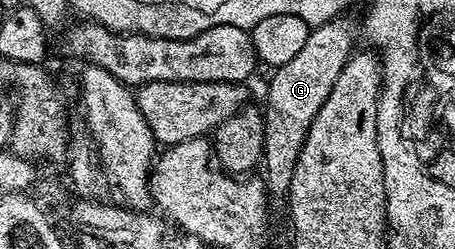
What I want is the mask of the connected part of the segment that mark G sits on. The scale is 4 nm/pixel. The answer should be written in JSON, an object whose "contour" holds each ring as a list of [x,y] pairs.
{"contour":[[[338,17],[312,28],[307,41],[303,41],[303,49],[299,49],[295,57],[284,60],[269,83],[269,108],[264,108],[263,111],[263,178],[270,196],[284,196],[288,192],[291,173],[295,173],[295,161],[299,161],[301,146],[311,129],[311,121],[315,121],[315,113],[323,109],[323,101],[327,101],[331,85],[335,85],[339,73],[343,73],[343,65],[347,65],[349,56],[354,54],[353,31],[344,23],[345,21],[344,18]]]}

